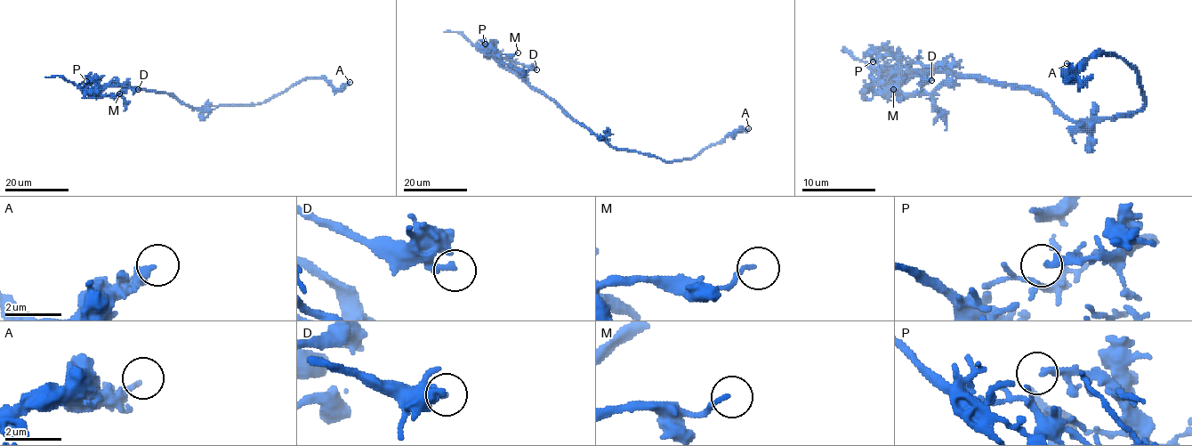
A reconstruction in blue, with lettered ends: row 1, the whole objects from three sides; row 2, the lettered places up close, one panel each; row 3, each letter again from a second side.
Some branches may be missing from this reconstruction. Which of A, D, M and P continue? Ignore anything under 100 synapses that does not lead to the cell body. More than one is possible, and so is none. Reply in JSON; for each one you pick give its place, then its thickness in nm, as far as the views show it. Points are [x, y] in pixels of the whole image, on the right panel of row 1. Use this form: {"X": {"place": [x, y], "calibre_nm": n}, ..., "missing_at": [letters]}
{"missing_at": []}

